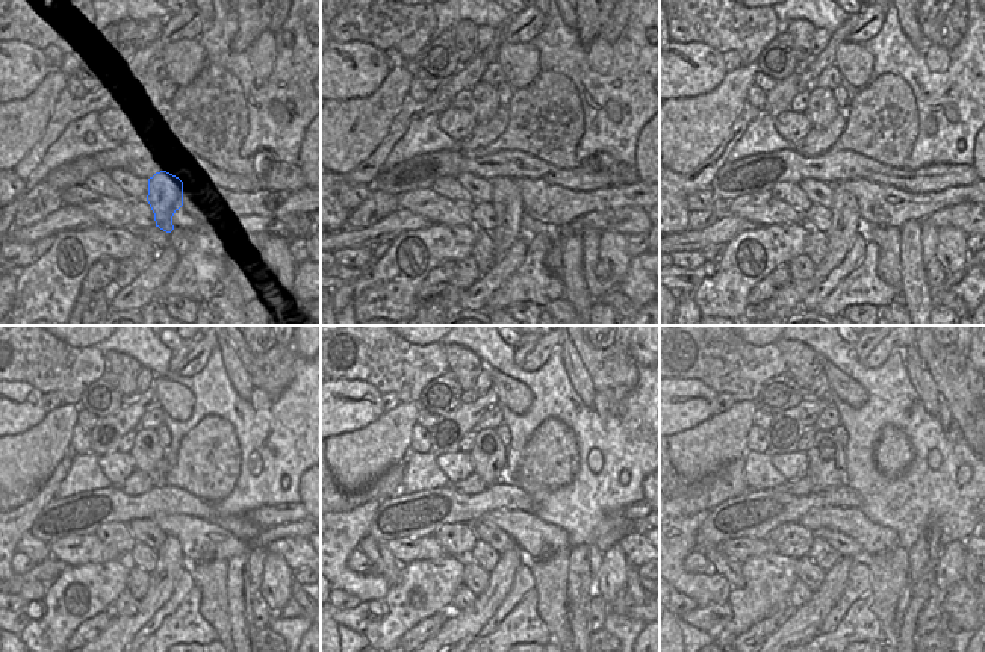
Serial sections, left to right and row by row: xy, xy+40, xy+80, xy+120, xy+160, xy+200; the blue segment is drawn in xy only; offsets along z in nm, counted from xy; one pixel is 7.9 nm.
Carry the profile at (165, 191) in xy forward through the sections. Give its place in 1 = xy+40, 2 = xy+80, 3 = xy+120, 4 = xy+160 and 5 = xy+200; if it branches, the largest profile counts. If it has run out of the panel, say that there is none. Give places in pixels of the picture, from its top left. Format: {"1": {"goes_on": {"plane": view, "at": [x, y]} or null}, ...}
{"1": {"goes_on": {"plane": "xy+40", "at": [507, 203]}}, "2": {"goes_on": {"plane": "xy+80", "at": [846, 217]}}, "3": {"goes_on": {"plane": "xy+120", "at": [120, 633]}}, "4": {"goes_on": {"plane": "xy+160", "at": [460, 630]}}, "5": {"goes_on": {"plane": "xy+200", "at": [805, 622]}}}

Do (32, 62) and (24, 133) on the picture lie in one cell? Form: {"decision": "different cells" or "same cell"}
{"decision": "different cells"}

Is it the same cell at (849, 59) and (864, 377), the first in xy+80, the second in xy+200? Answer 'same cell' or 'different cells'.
different cells

